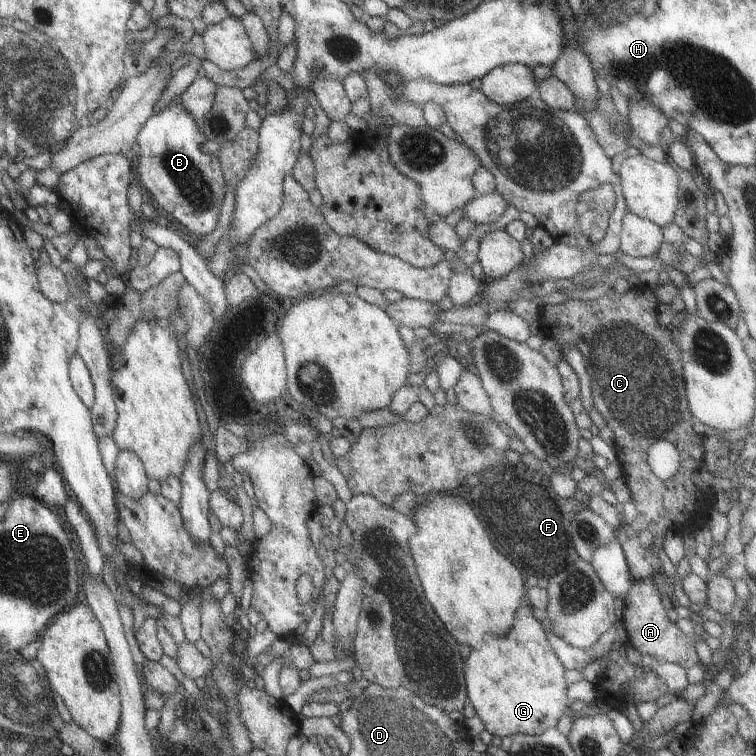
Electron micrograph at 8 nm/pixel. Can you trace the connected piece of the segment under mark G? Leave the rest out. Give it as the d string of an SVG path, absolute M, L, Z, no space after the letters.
M522 604L520 610L516 610L516 624L508 630L506 636L488 634L490 638L483 640L484 646L480 646L480 650L472 648L470 656L464 661L468 662L468 700L472 702L476 715L484 723L485 731L501 739L516 734L543 734L546 730L555 728L566 709L570 707L564 679L566 669L551 648L540 621L534 616L532 607Z

